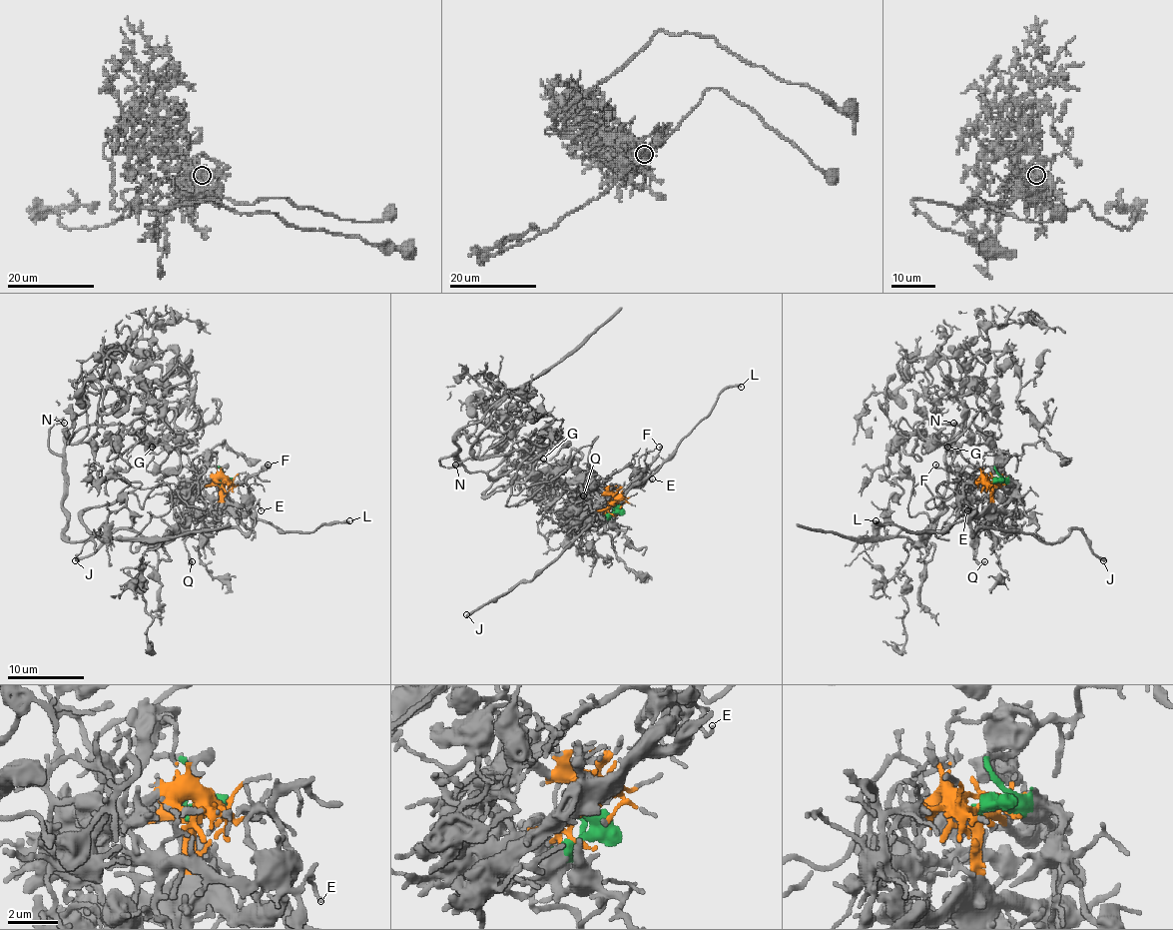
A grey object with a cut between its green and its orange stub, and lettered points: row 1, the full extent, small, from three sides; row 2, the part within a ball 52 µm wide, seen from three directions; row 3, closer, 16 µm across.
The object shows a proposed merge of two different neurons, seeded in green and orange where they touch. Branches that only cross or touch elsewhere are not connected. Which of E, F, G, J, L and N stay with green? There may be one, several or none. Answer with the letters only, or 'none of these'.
G, N

